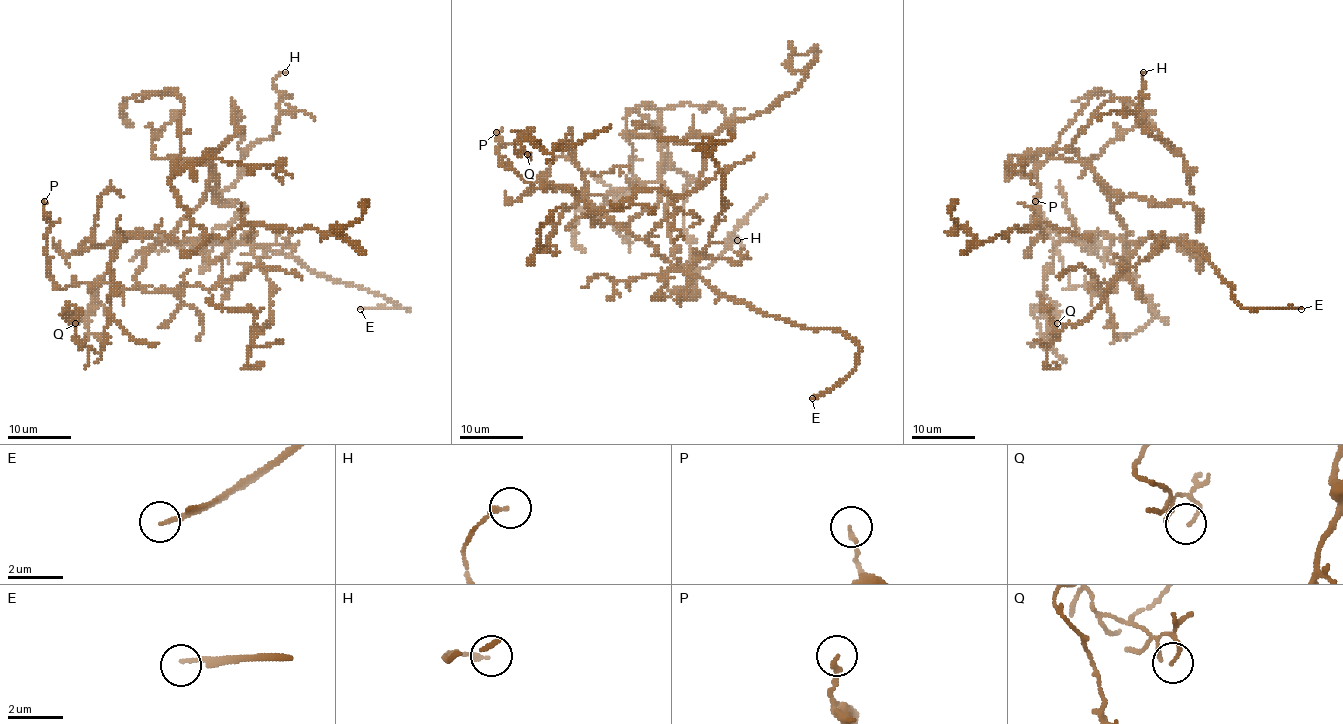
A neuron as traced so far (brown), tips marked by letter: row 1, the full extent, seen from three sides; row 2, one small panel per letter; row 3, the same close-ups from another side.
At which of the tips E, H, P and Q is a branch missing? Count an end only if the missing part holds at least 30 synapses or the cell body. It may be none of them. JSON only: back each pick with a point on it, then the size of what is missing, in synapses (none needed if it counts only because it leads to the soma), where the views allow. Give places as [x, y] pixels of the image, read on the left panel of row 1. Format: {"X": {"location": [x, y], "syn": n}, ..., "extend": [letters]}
{"E": {"location": [360, 309]}, "extend": ["E"]}

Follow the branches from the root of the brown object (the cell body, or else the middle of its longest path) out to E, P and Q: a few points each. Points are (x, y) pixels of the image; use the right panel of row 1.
E: (1090, 170), (1129, 240), (1184, 242), (1210, 261), (1232, 288), (1232, 298), (1247, 309), (1301, 309)
P: (1090, 170), (1110, 201), (1110, 209), (1127, 231), (1124, 267), (1111, 287), (1070, 287), (1055, 242), (1035, 201)
Q: (1090, 170), (1127, 234), (1054, 247), (1043, 293), (1055, 352), (1030, 307), (1057, 323)

